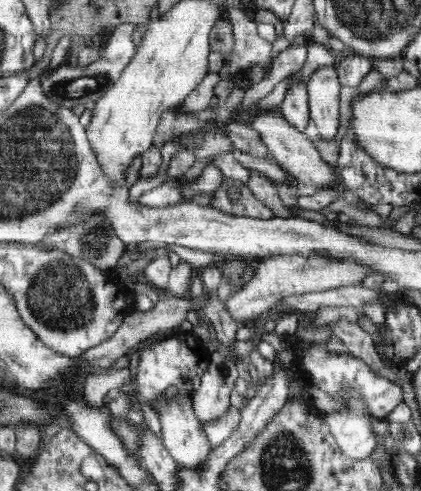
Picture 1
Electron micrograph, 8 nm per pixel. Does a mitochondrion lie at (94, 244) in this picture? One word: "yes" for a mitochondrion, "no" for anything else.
yes

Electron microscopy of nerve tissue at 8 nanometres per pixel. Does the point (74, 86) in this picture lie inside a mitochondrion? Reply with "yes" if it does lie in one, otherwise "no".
yes

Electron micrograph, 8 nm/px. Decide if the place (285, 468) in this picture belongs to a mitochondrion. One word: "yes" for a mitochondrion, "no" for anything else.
yes

